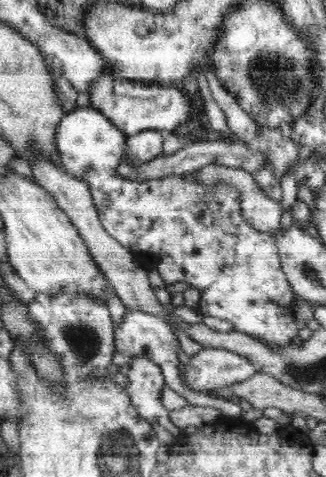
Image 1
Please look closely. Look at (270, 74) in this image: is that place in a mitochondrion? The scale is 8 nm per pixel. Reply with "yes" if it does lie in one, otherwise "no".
yes

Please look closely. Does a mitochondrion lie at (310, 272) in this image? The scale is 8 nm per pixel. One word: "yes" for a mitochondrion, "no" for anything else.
yes

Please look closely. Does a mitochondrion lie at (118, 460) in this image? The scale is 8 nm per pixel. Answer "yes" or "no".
yes

